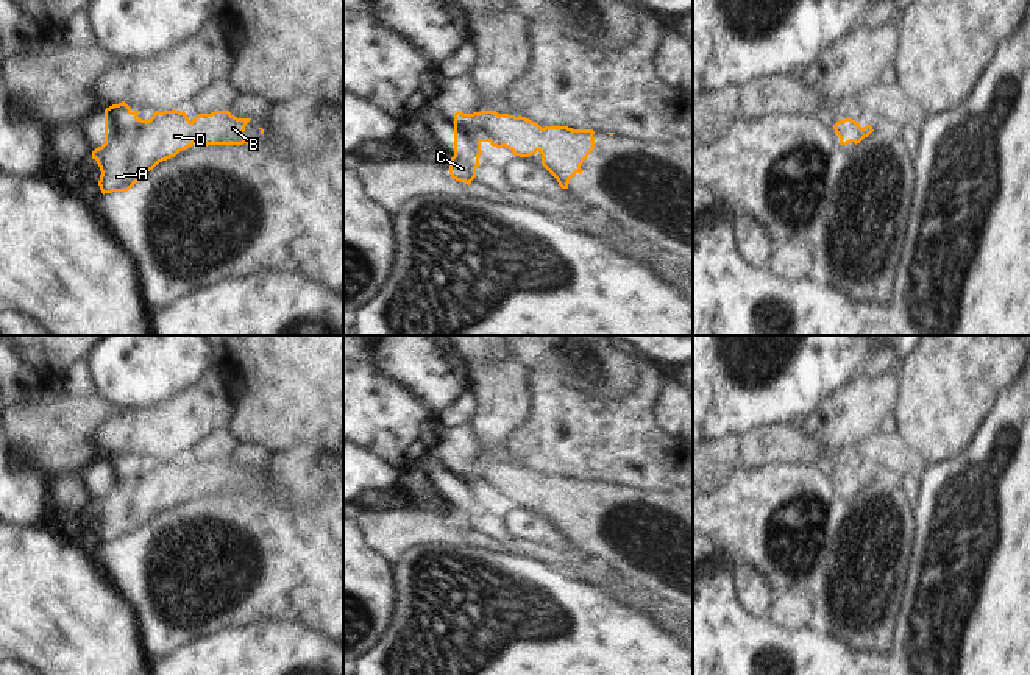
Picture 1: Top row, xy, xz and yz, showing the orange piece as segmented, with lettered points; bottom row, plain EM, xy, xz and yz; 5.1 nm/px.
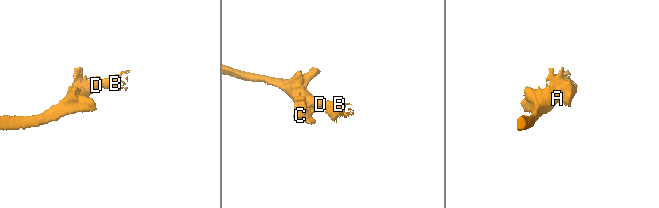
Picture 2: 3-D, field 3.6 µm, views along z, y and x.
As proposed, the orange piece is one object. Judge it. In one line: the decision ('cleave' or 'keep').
keep

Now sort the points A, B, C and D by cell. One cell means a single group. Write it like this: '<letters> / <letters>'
A B C D

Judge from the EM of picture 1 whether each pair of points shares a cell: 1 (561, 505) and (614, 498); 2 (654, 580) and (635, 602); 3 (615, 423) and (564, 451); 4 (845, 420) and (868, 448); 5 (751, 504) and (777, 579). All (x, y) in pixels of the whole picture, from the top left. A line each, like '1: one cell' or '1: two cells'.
1: one cell
2: two cells
3: one cell
4: two cells
5: one cell

